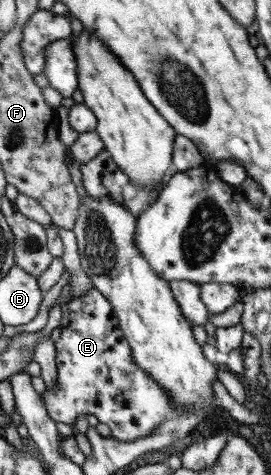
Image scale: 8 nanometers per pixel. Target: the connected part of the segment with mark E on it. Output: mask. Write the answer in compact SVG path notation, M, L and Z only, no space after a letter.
M96 287L89 292L86 296L80 296L78 298L72 298L63 305L63 319L61 322L62 334L60 339L55 343L57 346L57 361L58 361L58 378L55 387L46 386L45 394L42 394L42 400L46 403L46 409L50 414L50 417L56 421L56 423L65 423L69 426L74 425L74 422L78 420L78 416L94 415L99 423L106 424L112 430L112 437L116 440L122 440L122 442L134 442L138 438L146 438L146 436L152 436L155 430L160 428L160 425L164 420L170 420L179 414L178 407L174 403L174 399L168 395L167 390L163 386L159 385L142 367L134 360L133 350L131 349L128 339L125 337L125 332L119 322L119 318L115 313L112 303L106 295L101 293Z

